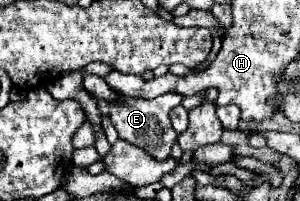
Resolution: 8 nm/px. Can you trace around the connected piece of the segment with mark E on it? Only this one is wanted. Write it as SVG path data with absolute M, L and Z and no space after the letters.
M176 93L160 95L156 99L122 99L122 103L116 103L116 105L110 105L108 101L98 99L100 111L110 115L110 119L112 119L118 135L122 139L138 145L150 157L154 157L158 161L164 161L164 159L170 157L172 145L178 139L178 133L172 129L168 113L170 113L170 109L174 109L176 105L180 105L180 101L182 101L182 95L176 95Z

